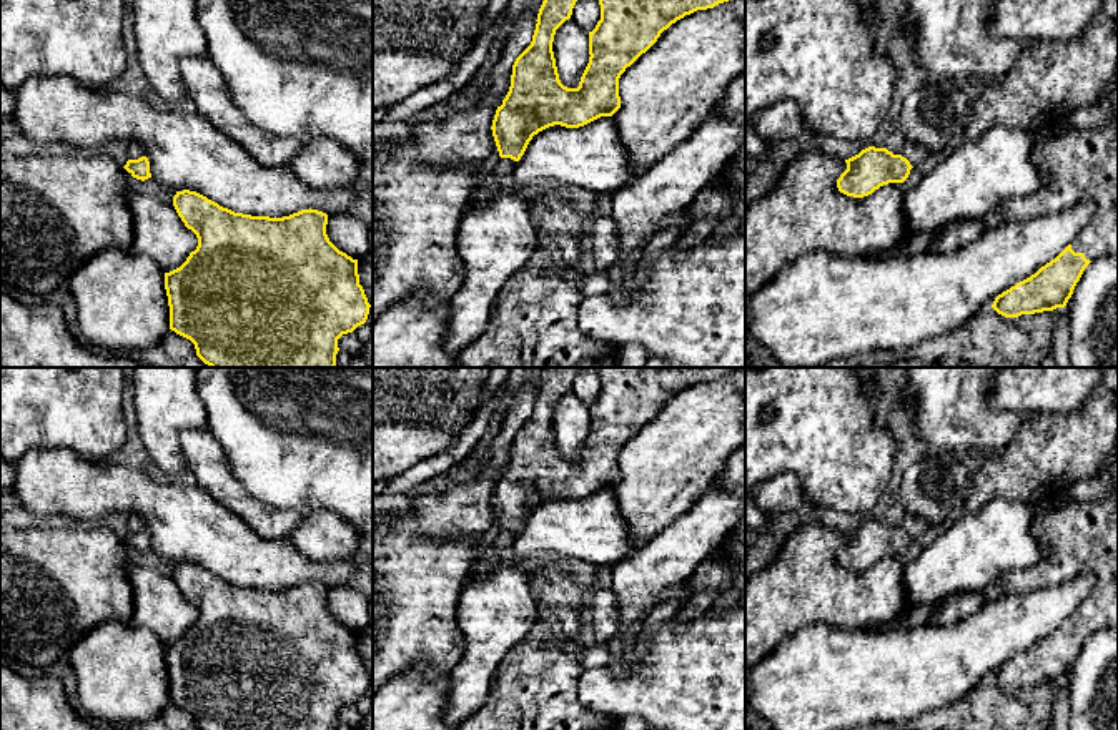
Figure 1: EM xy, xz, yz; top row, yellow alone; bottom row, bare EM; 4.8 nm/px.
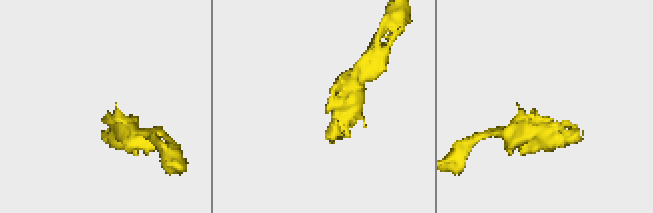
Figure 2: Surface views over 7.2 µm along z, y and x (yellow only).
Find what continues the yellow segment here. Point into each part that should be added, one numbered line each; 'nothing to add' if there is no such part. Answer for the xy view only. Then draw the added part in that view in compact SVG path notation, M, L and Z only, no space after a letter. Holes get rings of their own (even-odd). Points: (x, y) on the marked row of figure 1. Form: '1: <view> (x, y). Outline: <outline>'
nothing to add

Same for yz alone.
1: yz (1075, 165). Outline: M1118 111L1100 128L1050 133L1036 141L1031 160L1040 173L1040 188L993 208L982 218L983 233L1091 200L1095 215L1073 239L1071 249L1090 261L1118 256Z

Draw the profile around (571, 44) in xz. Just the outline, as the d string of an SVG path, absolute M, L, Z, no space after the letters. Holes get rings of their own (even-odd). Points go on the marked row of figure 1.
M569 18L556 30L552 52L561 83L577 88L591 57L589 33Z

